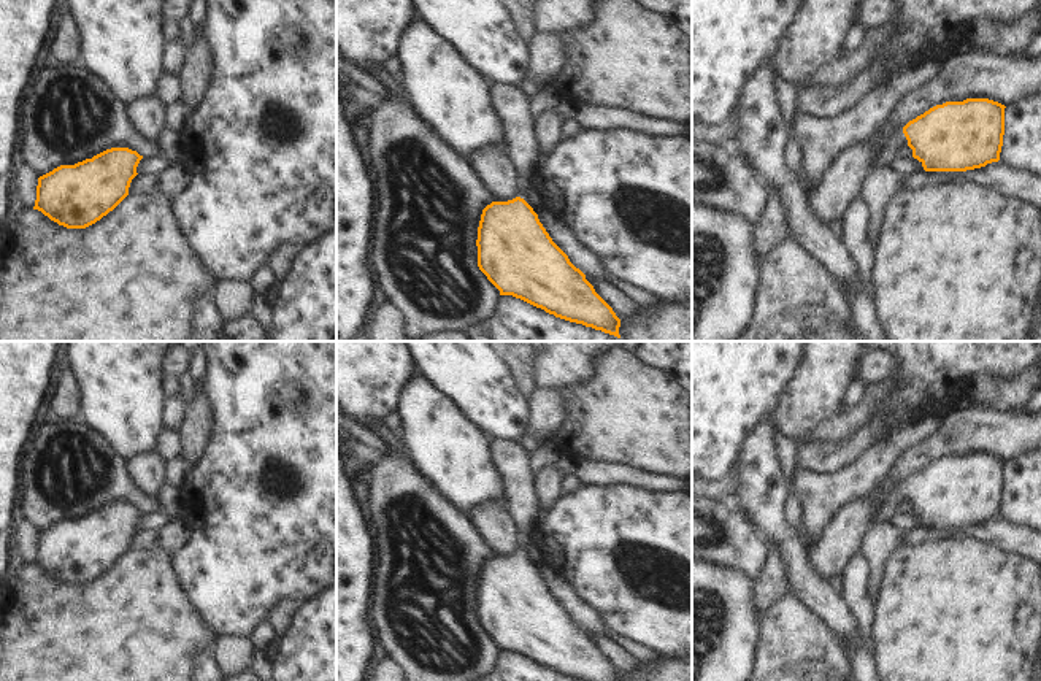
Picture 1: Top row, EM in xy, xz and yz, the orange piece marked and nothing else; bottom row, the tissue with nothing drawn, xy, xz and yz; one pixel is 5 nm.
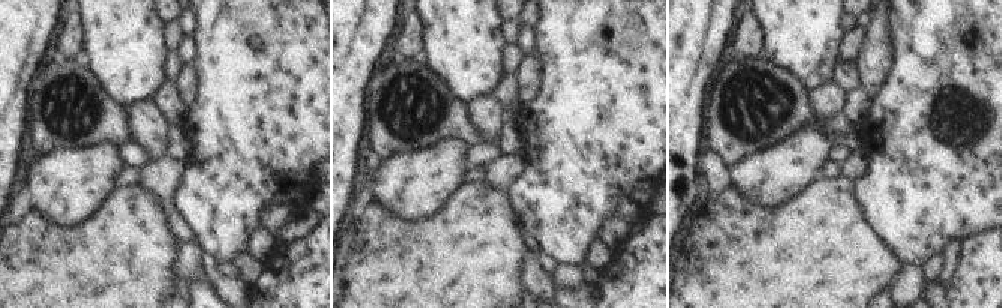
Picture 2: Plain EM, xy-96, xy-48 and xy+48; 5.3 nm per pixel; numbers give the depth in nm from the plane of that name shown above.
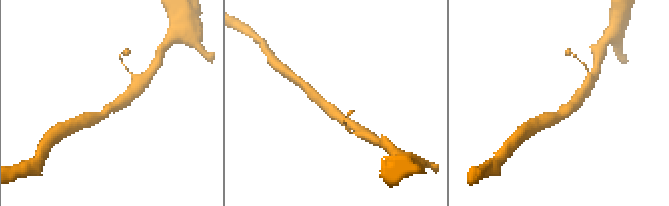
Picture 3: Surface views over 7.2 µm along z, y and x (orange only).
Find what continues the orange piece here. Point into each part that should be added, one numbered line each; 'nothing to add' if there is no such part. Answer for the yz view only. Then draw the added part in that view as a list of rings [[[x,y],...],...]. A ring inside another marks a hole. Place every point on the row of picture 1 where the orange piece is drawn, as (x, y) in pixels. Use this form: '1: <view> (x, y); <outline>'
1: yz (889, 146); [[[903,127],[892,132],[884,132],[876,141],[876,154],[871,160],[873,167],[882,168],[890,165],[900,156],[901,149],[908,146]]]

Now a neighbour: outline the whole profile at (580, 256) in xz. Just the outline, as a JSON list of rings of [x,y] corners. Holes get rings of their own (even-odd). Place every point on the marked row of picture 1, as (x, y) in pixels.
[[[532,183],[527,189],[527,203],[538,214],[540,222],[552,241],[568,256],[570,262],[576,268],[595,279],[606,281],[606,270],[603,268],[598,256],[578,241],[574,233],[563,224],[563,221],[544,205],[535,183]]]

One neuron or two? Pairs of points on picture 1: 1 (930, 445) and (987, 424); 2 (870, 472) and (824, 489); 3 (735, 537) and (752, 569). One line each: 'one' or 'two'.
1: one
2: one
3: one

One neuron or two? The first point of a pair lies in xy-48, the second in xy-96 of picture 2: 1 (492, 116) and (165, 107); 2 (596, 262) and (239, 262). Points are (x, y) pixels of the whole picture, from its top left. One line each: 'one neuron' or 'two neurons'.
1: two neurons
2: two neurons

